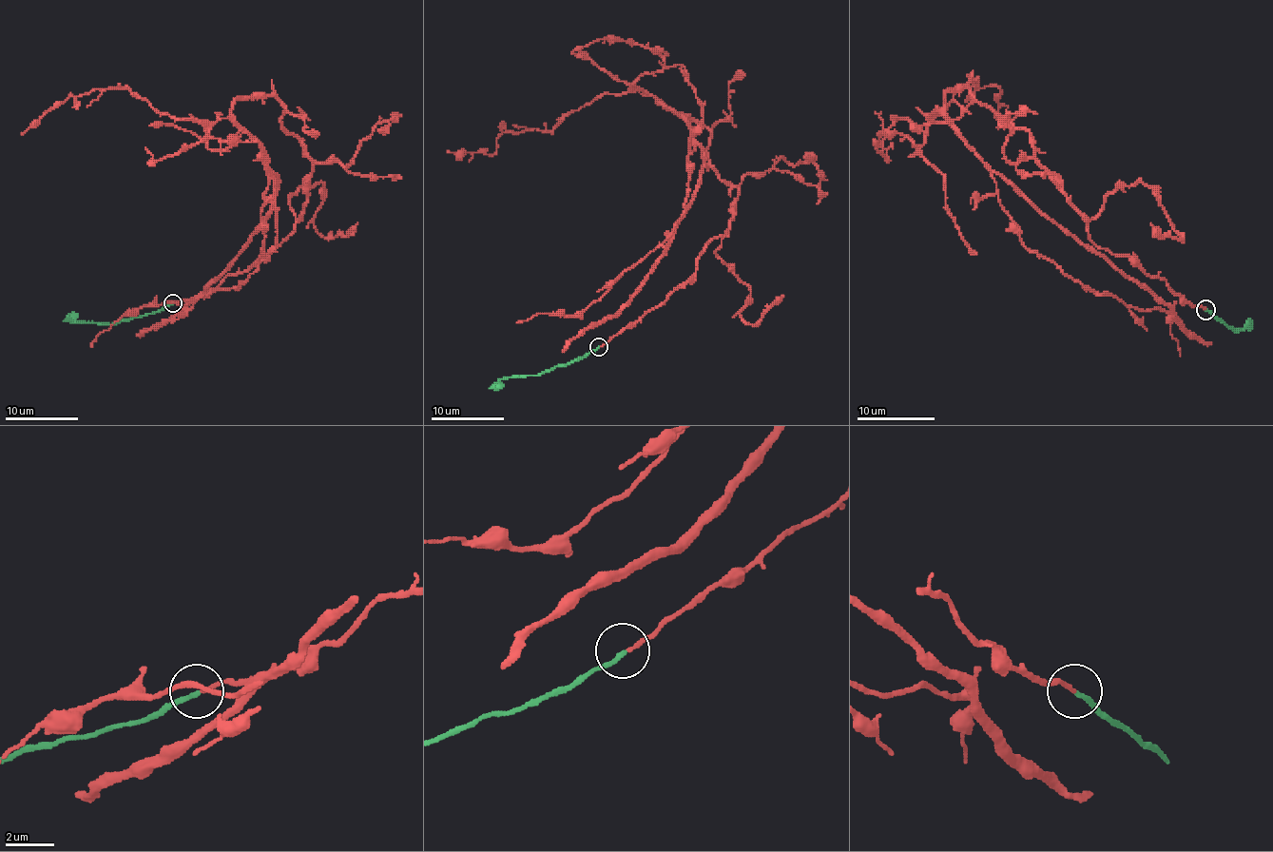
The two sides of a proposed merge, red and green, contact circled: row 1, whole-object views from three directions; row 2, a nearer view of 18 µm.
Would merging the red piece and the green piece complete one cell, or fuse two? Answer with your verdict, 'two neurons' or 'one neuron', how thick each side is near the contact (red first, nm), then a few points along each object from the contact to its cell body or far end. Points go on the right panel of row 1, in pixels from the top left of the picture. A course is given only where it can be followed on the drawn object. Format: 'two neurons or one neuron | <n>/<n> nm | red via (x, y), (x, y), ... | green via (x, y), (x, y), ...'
one neuron | 140/180 nm | red via (1205, 309), (1098, 246), (1025, 129), (967, 87), (945, 94), (1019, 241), (1093, 291), (1168, 311), (1180, 356) | green via (1205, 309), (1237, 332), (1252, 320)

